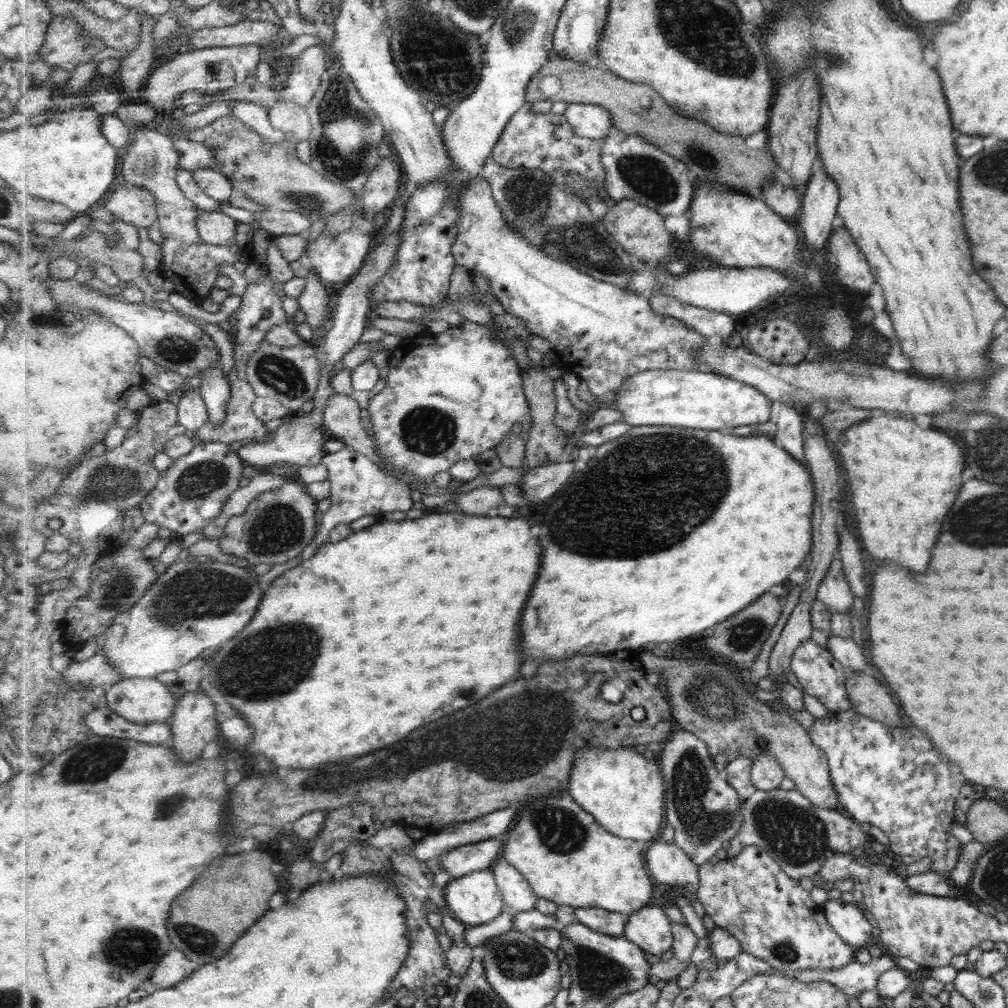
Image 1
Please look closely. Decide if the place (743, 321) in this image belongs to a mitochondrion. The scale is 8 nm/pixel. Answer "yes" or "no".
no

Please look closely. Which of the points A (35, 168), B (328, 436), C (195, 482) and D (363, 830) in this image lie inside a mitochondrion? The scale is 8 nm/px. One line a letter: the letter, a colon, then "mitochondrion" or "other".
A: other
B: other
C: mitochondrion
D: other

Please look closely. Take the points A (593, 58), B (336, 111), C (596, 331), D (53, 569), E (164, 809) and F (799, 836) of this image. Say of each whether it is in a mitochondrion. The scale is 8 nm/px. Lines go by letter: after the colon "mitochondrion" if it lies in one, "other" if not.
A: other
B: mitochondrion
C: other
D: other
E: mitochondrion
F: mitochondrion

